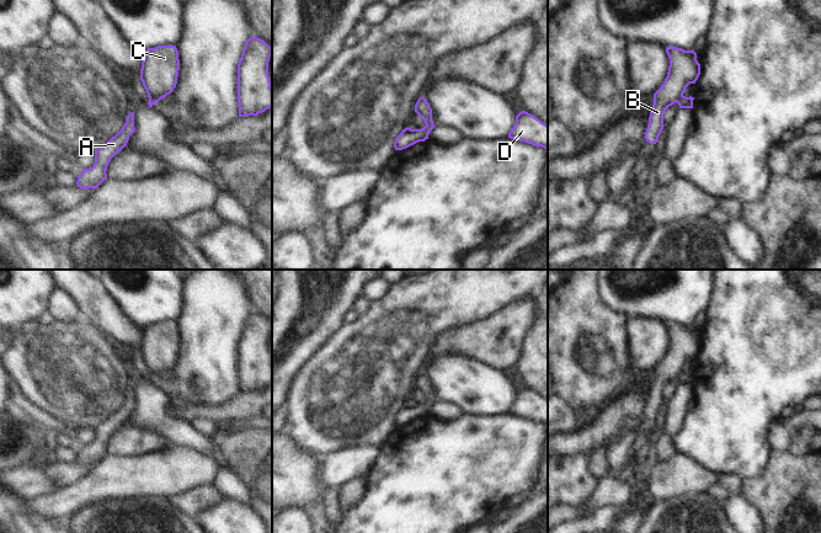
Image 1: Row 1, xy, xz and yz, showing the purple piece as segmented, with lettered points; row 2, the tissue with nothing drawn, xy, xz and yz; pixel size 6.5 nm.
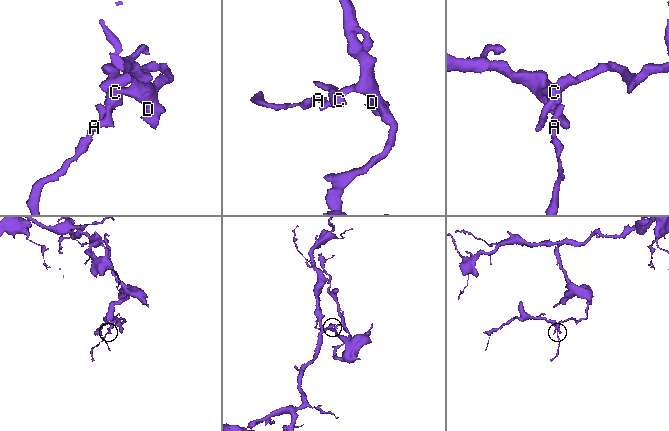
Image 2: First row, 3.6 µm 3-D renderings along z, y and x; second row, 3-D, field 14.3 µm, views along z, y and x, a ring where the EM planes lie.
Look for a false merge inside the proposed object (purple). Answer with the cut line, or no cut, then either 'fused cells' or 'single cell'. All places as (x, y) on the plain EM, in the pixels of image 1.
cut xz (426, 400), (433, 401); fused cells

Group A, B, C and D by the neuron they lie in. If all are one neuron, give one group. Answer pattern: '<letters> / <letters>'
A / B C D

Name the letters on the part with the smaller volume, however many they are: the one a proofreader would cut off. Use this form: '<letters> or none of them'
A

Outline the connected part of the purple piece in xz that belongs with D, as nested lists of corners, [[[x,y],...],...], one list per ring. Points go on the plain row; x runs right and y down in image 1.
[[[522,387],[516,391],[516,399],[508,414],[548,425],[548,400]]]

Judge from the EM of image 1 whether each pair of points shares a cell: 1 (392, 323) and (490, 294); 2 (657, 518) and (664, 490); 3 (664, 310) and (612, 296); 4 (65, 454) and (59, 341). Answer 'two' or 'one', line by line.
1: one
2: two
3: one
4: two

